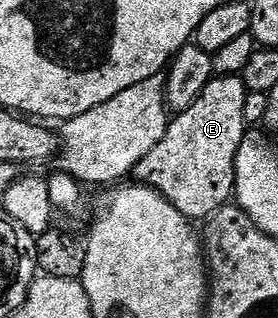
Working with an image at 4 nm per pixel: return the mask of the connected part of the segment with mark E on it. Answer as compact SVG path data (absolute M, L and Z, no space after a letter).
M239 74L213 77L206 85L202 97L198 97L198 101L194 101L194 105L190 105L185 111L179 112L169 122L166 137L162 137L162 141L158 141L158 145L154 145L154 149L150 149L150 153L146 153L142 161L138 161L134 172L135 182L146 187L155 187L189 221L207 221L220 208L229 206L235 188L235 157L238 156L238 149L246 132L244 106L248 93L248 87Z

